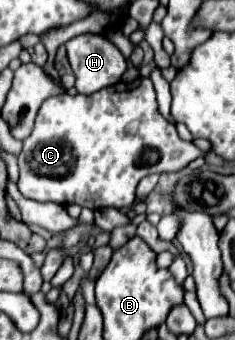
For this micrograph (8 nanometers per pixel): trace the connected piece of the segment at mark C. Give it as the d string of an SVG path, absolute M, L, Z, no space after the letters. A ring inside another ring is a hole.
M136 78L134 82L118 82L114 86L102 88L90 96L56 96L48 98L36 118L34 132L24 140L24 148L18 156L20 180L18 190L38 202L56 202L56 204L78 204L86 208L122 208L134 202L134 192L138 182L150 174L180 172L194 158L204 157L205 152L198 150L192 142L186 142L178 136L176 126L168 122L158 112L156 92L150 78Z

